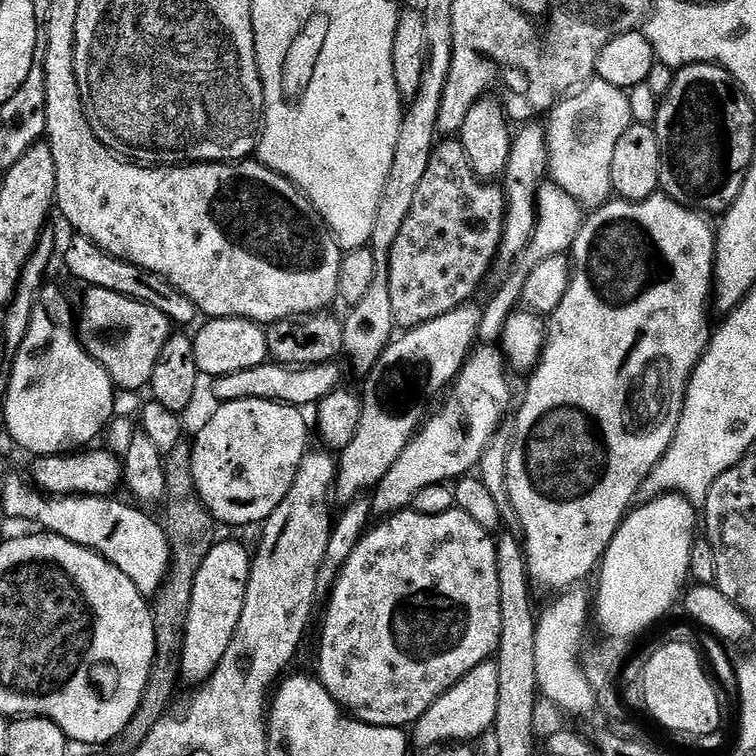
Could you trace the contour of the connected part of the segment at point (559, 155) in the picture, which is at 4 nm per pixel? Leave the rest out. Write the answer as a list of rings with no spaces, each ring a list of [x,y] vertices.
[[[596,78],[549,111],[550,124],[545,127],[548,174],[562,194],[592,208],[609,199],[612,191],[607,177],[607,157],[611,155],[611,147],[634,122],[628,107],[629,97],[623,89]]]

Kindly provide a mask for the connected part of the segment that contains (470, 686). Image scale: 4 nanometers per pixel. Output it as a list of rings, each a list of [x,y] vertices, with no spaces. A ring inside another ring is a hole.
[[[485,662],[479,664],[474,670],[470,670],[464,677],[459,680],[455,686],[448,692],[444,692],[430,706],[430,710],[426,710],[426,714],[422,714],[422,718],[417,720],[414,725],[414,744],[420,748],[432,748],[435,744],[451,745],[453,742],[472,742],[475,736],[480,736],[489,731],[496,722],[496,710],[498,708],[498,670],[495,663]]]

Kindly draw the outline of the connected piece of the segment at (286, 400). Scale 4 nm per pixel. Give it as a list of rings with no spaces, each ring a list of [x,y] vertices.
[[[265,362],[250,370],[234,374],[211,377],[212,396],[220,404],[229,404],[235,400],[272,400],[276,404],[286,404],[301,410],[319,404],[326,394],[330,394],[341,385],[338,364],[316,364],[313,368],[289,368],[275,362]]]

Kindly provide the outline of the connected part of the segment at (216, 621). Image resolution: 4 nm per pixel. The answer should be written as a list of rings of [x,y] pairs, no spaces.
[[[232,540],[213,543],[202,566],[194,578],[188,617],[184,627],[184,644],[180,647],[178,672],[192,683],[199,685],[211,676],[218,662],[226,654],[238,626],[244,605],[244,586],[248,582],[250,552]]]

